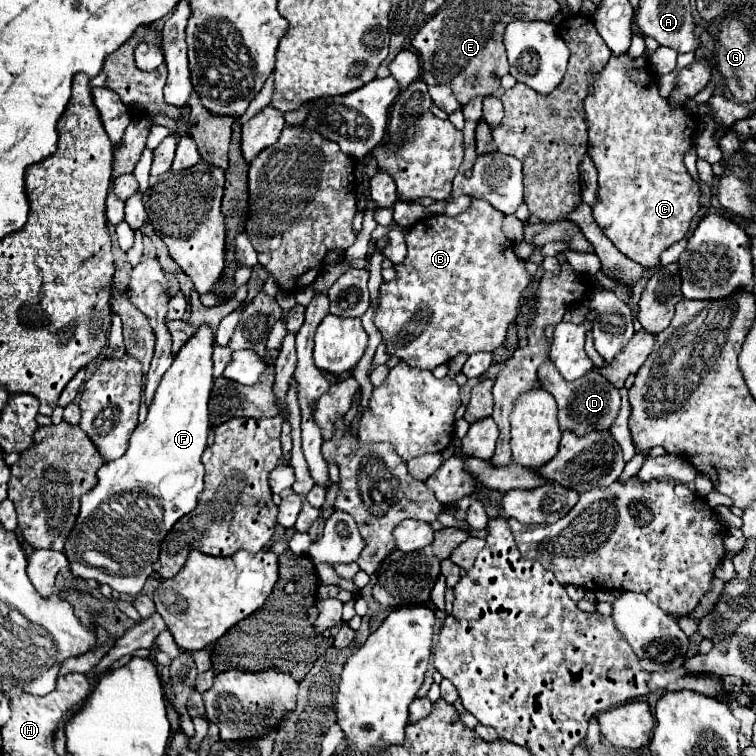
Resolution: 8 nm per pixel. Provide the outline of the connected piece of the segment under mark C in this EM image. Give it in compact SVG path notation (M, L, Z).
M619 55L619 57L611 57L609 63L605 65L605 69L601 73L597 73L593 77L593 89L595 93L589 95L585 99L585 115L587 115L587 125L589 125L589 155L597 167L599 173L599 189L597 189L597 201L591 205L593 209L593 219L597 221L597 225L601 227L601 231L609 237L609 241L617 247L619 253L623 253L625 257L629 257L631 261L639 263L643 269L653 269L661 263L661 253L665 249L669 249L673 243L685 239L689 227L691 227L691 219L695 217L695 213L699 211L699 185L697 181L687 173L685 165L683 165L683 155L693 149L693 133L699 125L699 119L687 115L683 109L669 109L667 99L663 99L657 91L657 77L653 79L651 73L651 65L647 59L639 57L639 59L629 59L627 55Z

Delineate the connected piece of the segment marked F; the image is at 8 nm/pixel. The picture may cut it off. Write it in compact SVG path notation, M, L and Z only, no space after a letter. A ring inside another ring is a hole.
M203 325L197 335L185 343L185 347L175 355L173 365L163 375L155 397L149 405L147 419L137 425L129 437L125 455L115 461L103 463L97 471L95 487L81 497L81 509L77 521L69 533L63 553L71 565L71 573L83 581L97 581L99 585L109 585L117 593L139 595L145 581L153 575L159 549L171 527L197 505L197 495L203 489L203 463L201 455L207 447L209 431L209 395L213 389L213 331Z

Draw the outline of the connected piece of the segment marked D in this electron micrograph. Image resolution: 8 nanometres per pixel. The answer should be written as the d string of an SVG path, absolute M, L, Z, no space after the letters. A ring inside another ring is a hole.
M545 359L539 367L539 379L543 379L545 391L549 391L559 405L559 425L563 431L577 431L577 435L585 435L585 431L609 431L611 429L619 413L621 397L615 387L609 387L609 383L605 383L601 375L597 375L597 369L591 369L579 381L565 381L559 375L557 367L553 367L553 363Z

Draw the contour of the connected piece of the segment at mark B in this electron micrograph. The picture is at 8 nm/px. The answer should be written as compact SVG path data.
M473 197L471 199L471 205L455 215L455 217L447 217L447 215L429 215L429 217L423 217L419 219L409 235L407 235L407 257L403 263L399 265L393 265L393 269L397 271L397 277L393 281L383 281L381 287L379 287L379 299L377 299L377 307L375 309L375 327L379 329L379 333L383 335L383 341L385 341L385 353L389 357L397 357L399 361L407 363L409 367L419 367L419 369L429 369L433 371L437 365L443 365L447 361L451 361L457 353L467 353L467 355L473 355L477 351L495 351L499 345L505 343L505 335L507 335L507 329L509 325L515 321L517 317L517 307L519 307L519 297L521 297L521 291L529 285L531 281L531 275L527 273L525 269L525 261L521 257L515 255L513 251L513 243L503 235L501 231L501 223L503 223L503 215L499 211L495 211L495 207L491 203L485 203L485 199L477 199Z

